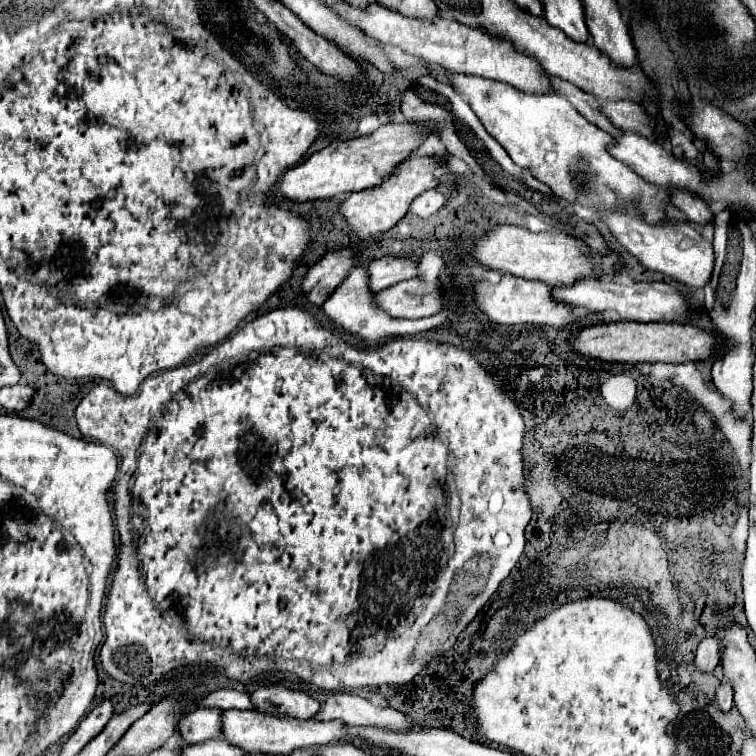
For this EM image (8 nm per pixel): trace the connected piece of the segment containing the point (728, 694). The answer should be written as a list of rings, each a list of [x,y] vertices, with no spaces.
[[[720,683],[718,685],[718,689],[716,689],[716,701],[718,701],[722,713],[728,713],[732,709],[732,705],[734,705],[734,701],[732,701],[732,687],[728,683]]]

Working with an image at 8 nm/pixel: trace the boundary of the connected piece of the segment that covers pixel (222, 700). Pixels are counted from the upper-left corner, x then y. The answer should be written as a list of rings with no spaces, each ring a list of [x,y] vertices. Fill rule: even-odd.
[[[220,689],[220,691],[212,691],[208,693],[202,701],[202,707],[218,707],[222,710],[241,709],[252,710],[252,699],[248,693],[242,691],[234,691],[234,689]]]

